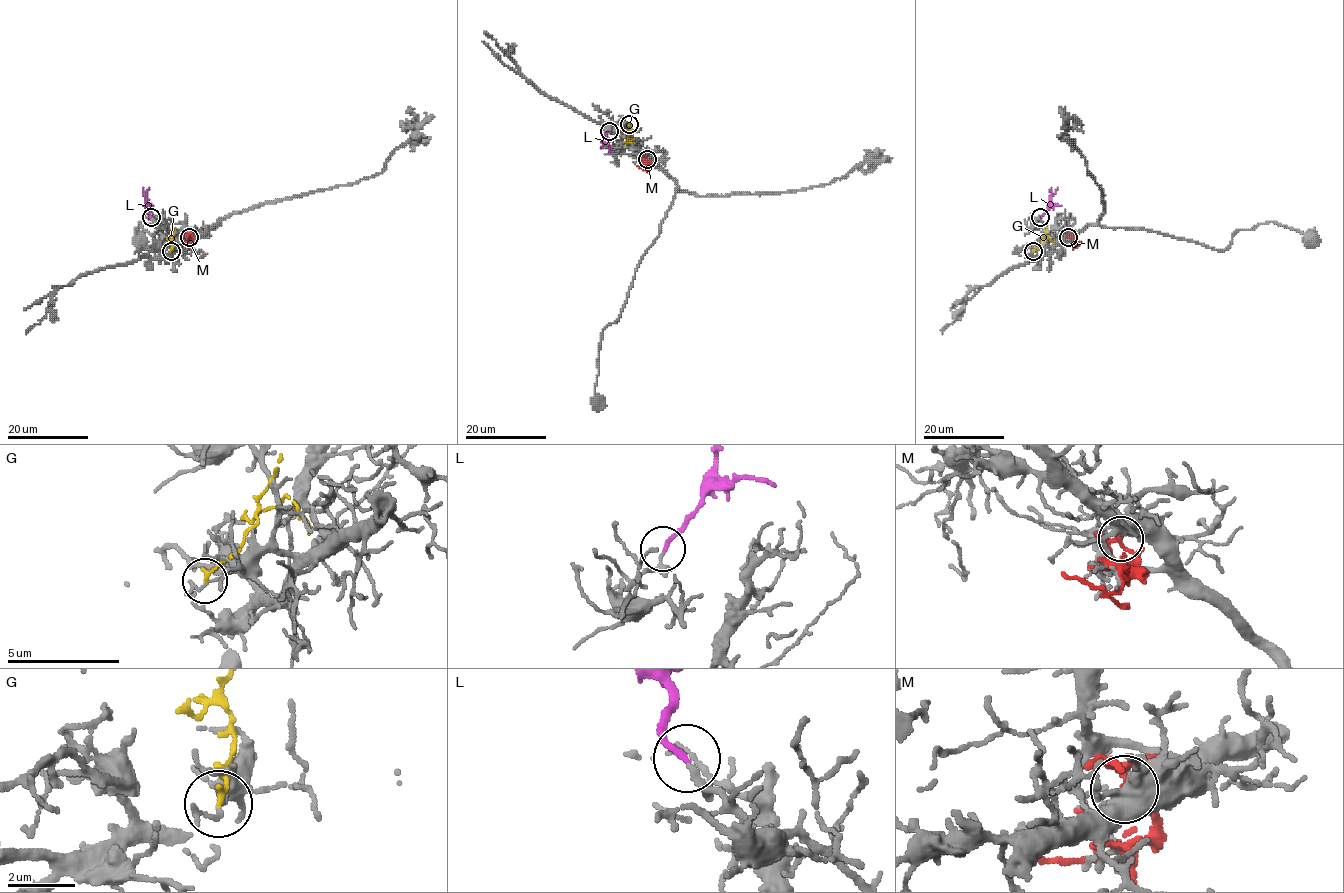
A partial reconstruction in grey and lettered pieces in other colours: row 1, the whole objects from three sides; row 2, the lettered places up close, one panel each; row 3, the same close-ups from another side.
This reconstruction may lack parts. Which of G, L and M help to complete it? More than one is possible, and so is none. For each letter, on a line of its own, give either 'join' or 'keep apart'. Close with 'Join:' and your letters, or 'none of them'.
G: keep apart
L: join
M: keep apart
Join: L

